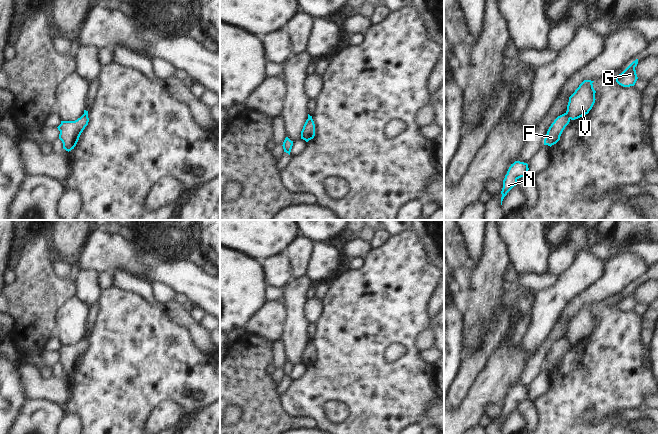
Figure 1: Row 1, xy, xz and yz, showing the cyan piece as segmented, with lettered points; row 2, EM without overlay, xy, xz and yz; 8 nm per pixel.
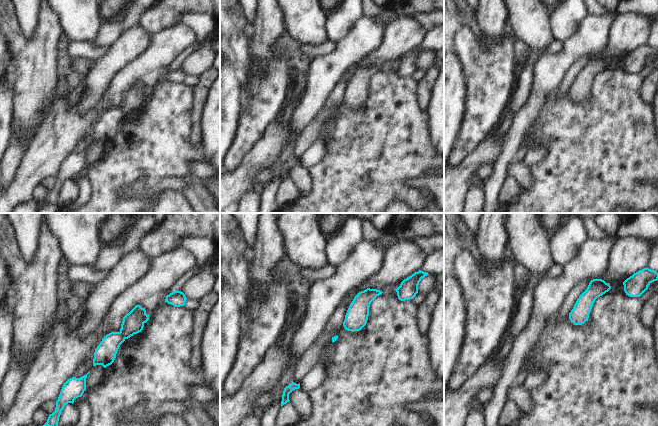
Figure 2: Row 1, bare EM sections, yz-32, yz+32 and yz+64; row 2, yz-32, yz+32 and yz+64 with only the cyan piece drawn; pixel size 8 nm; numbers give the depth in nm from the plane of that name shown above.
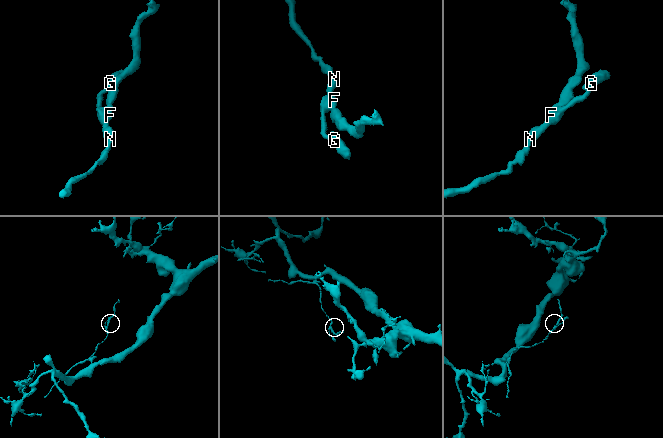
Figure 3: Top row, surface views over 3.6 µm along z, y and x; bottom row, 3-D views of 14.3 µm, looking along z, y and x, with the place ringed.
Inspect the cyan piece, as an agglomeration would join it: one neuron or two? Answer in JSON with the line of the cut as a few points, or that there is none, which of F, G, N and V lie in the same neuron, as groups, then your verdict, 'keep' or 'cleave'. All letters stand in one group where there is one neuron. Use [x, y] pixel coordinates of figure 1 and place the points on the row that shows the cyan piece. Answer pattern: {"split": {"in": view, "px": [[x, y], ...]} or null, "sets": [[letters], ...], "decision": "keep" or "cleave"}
{"split": {"in": "yz", "px": [[565, 113], [569, 119]]}, "sets": [["F", "G", "N"], ["V"]], "decision": "cleave"}

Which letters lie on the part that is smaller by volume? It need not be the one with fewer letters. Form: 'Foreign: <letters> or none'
Foreign: V.

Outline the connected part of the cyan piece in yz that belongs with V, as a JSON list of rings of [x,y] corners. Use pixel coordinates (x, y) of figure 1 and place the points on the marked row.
[[[584,80],[575,92],[569,97],[566,114],[569,119],[575,120],[586,114],[592,109],[595,103],[595,93],[593,88],[594,81]]]

